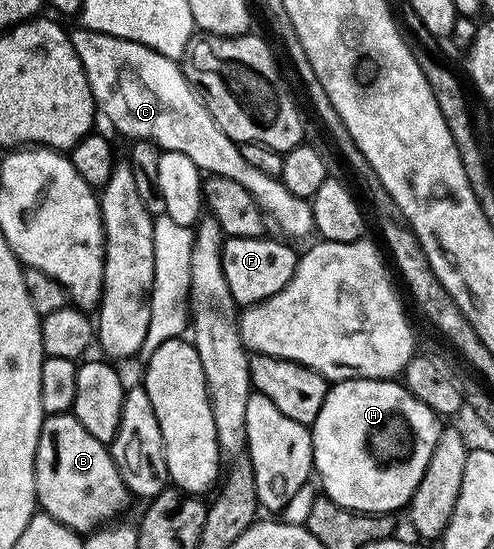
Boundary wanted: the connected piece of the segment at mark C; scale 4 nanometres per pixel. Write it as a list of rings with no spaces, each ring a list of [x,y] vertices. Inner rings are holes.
[[[83,26],[71,29],[70,35],[74,50],[78,54],[78,62],[82,62],[82,70],[90,82],[92,96],[96,99],[97,113],[110,118],[110,122],[114,122],[116,131],[121,137],[129,136],[129,141],[132,142],[149,140],[163,151],[186,154],[190,162],[198,165],[201,173],[230,178],[230,182],[238,182],[238,186],[246,186],[246,190],[250,190],[254,202],[265,217],[271,223],[272,220],[276,223],[277,230],[281,232],[277,233],[281,237],[297,242],[296,240],[304,240],[308,235],[313,235],[316,223],[311,203],[303,196],[290,194],[290,190],[286,190],[286,186],[279,178],[262,174],[262,170],[250,166],[250,162],[242,158],[240,145],[225,134],[222,126],[218,126],[218,122],[214,122],[210,110],[204,105],[200,95],[192,87],[192,83],[184,76],[183,67],[175,59],[164,57],[156,53],[153,48],[140,45],[138,42],[112,37],[106,33],[92,32],[91,29]]]

